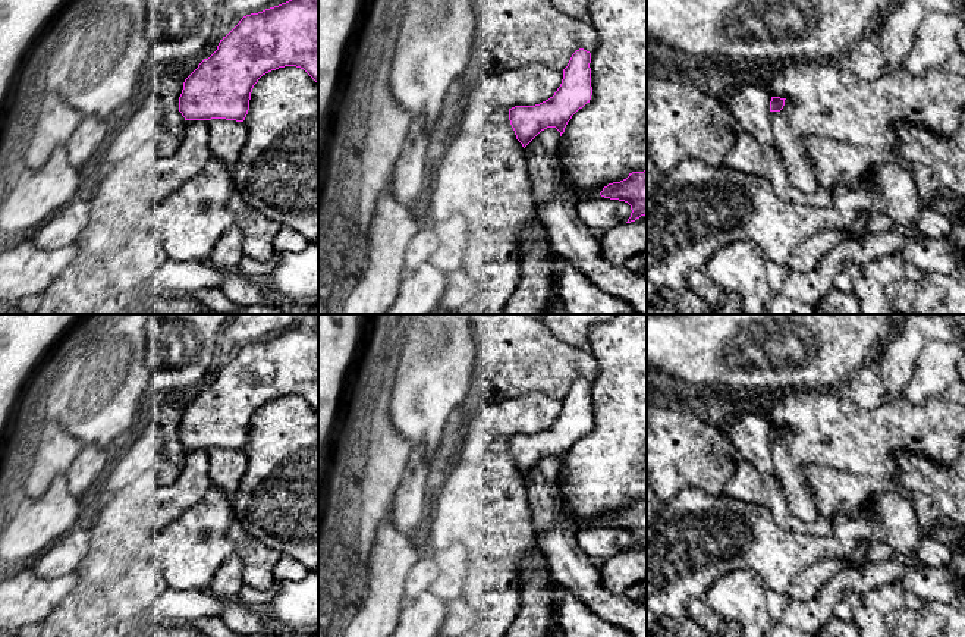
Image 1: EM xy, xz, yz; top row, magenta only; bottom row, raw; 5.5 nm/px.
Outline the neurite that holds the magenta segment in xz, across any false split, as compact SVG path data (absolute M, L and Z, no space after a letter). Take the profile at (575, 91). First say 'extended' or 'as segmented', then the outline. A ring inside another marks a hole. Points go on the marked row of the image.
as segmented | M576 50L563 69L562 84L553 97L535 106L509 109L510 125L524 148L547 128L556 128L562 136L572 116L590 103L592 95L590 63L591 53Z

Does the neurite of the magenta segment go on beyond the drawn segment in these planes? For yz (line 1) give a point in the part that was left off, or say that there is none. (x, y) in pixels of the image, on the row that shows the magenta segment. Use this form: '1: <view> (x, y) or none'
1: none

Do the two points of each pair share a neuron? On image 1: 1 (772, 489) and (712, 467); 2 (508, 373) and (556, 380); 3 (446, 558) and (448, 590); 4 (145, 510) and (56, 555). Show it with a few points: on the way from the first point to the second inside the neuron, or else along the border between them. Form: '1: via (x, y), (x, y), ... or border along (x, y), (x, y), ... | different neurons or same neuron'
1: border along (736, 461), (736, 468), (720, 493) | different neurons
2: via (519, 373), (544, 373) | same neuron
3: via (448, 565), (448, 583) | same neuron
4: border along (90, 523), (90, 546), (76, 570) | different neurons

